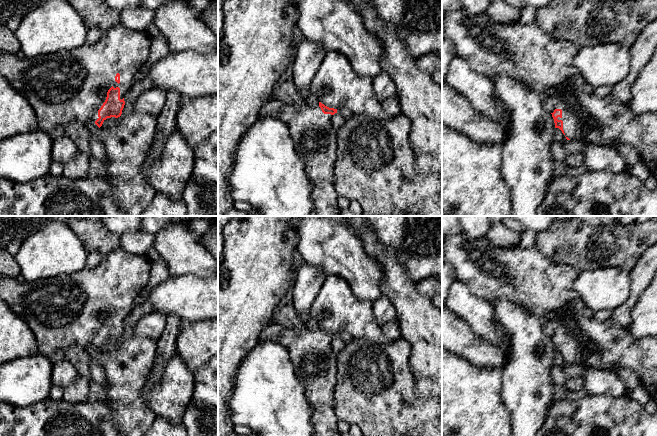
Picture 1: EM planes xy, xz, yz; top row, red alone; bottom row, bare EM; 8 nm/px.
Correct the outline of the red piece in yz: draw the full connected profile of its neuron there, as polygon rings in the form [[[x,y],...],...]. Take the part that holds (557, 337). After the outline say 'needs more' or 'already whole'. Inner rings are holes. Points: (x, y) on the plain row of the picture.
[[[449,234],[442,242],[443,260],[453,266],[457,279],[464,282],[472,294],[491,304],[498,299],[509,300],[536,315],[544,332],[552,338],[555,352],[559,352],[567,364],[599,370],[611,370],[618,365],[636,372],[657,403],[657,338],[635,339],[611,319],[598,321],[594,311],[574,289],[579,272],[573,266],[555,263],[535,245],[500,248],[484,236],[470,238],[465,234]]] | needs more

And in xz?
[[[269,323],[260,333],[260,341],[272,341],[283,345],[293,364],[295,374],[304,387],[305,396],[313,408],[311,422],[312,436],[340,436],[338,418],[334,408],[335,387],[337,383],[337,355],[331,350],[331,342],[337,333],[329,332],[319,326],[316,331],[306,328],[298,332],[276,323]]] | needs more

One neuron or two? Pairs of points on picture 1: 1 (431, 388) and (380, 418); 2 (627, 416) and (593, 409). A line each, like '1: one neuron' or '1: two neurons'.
1: two neurons
2: one neuron

